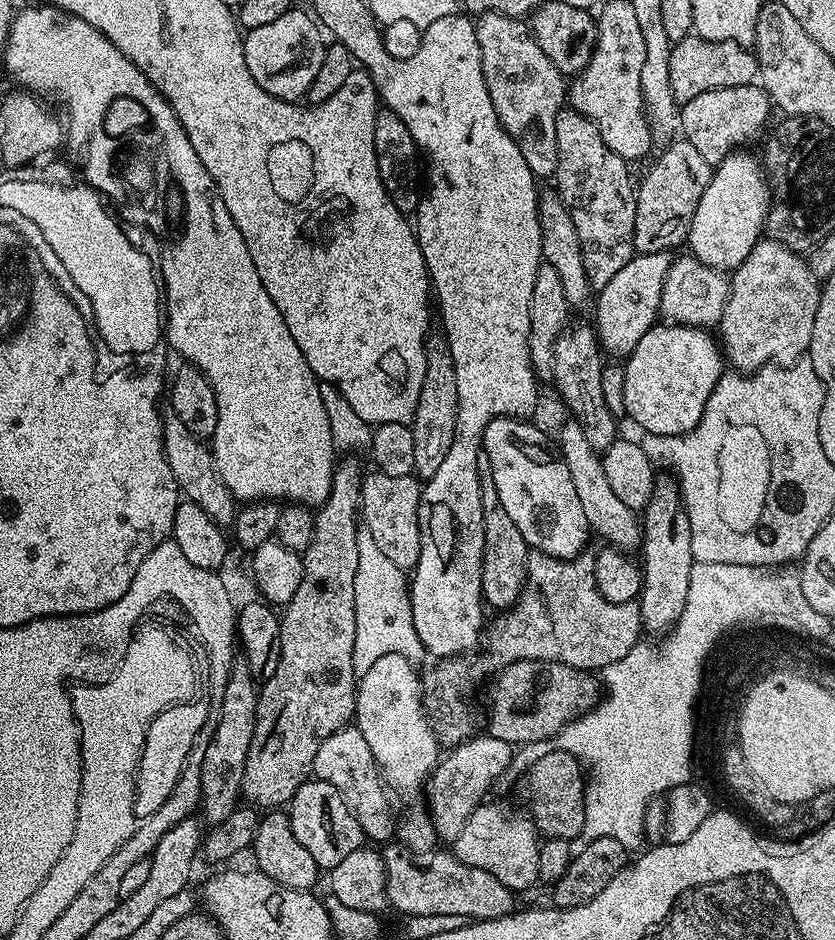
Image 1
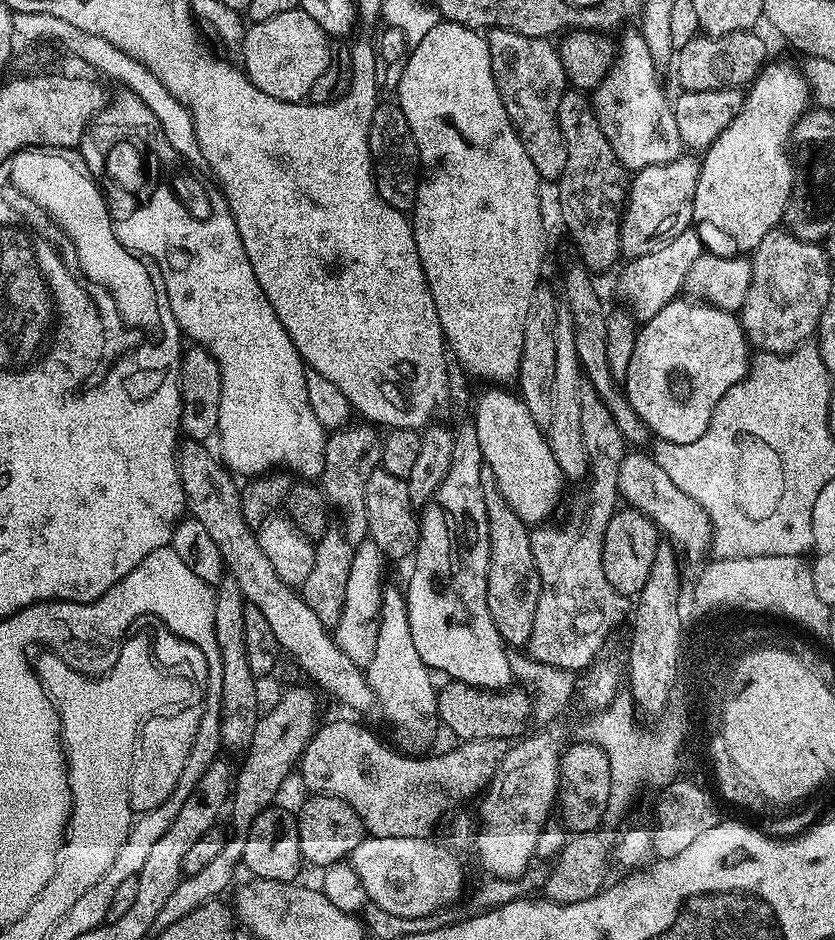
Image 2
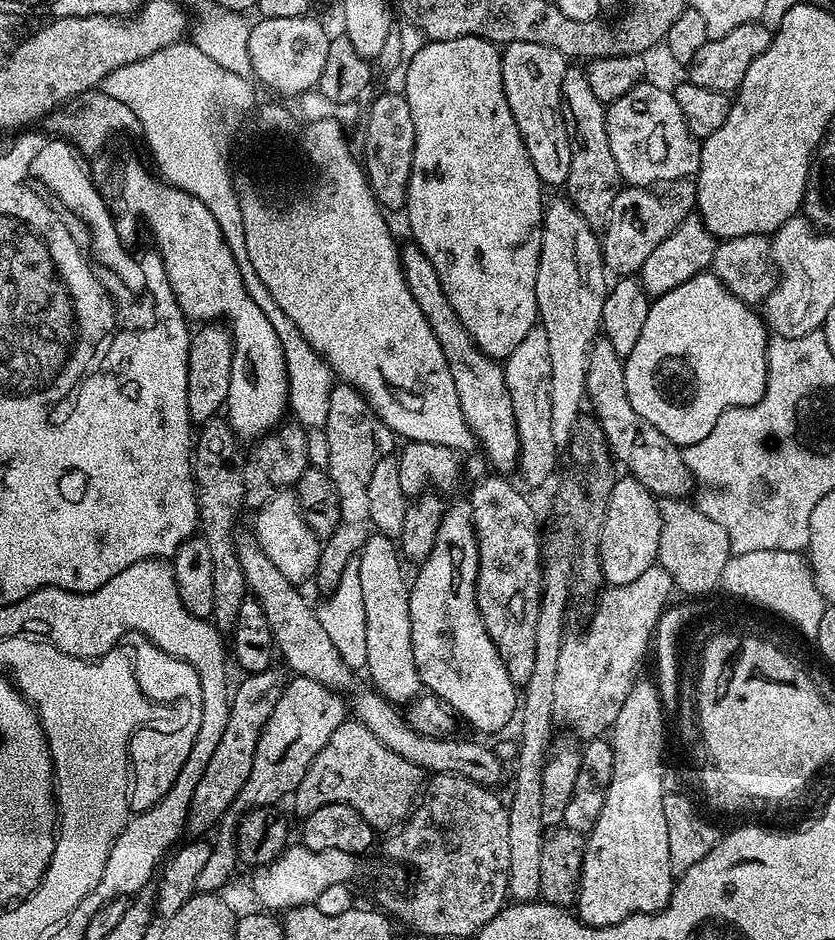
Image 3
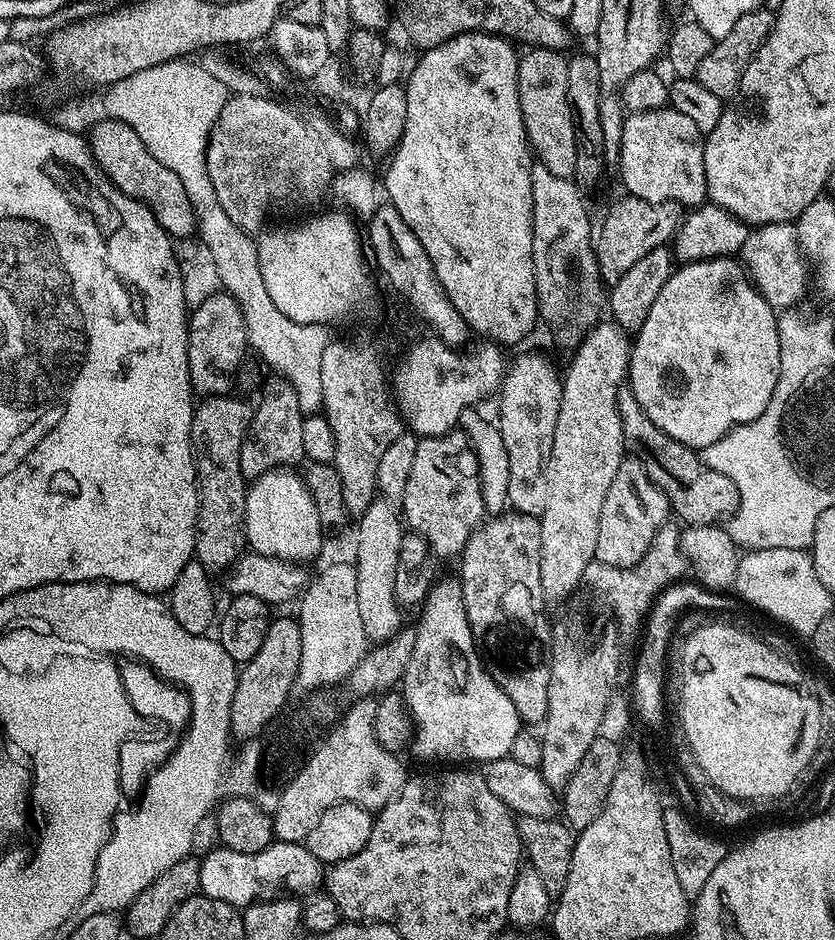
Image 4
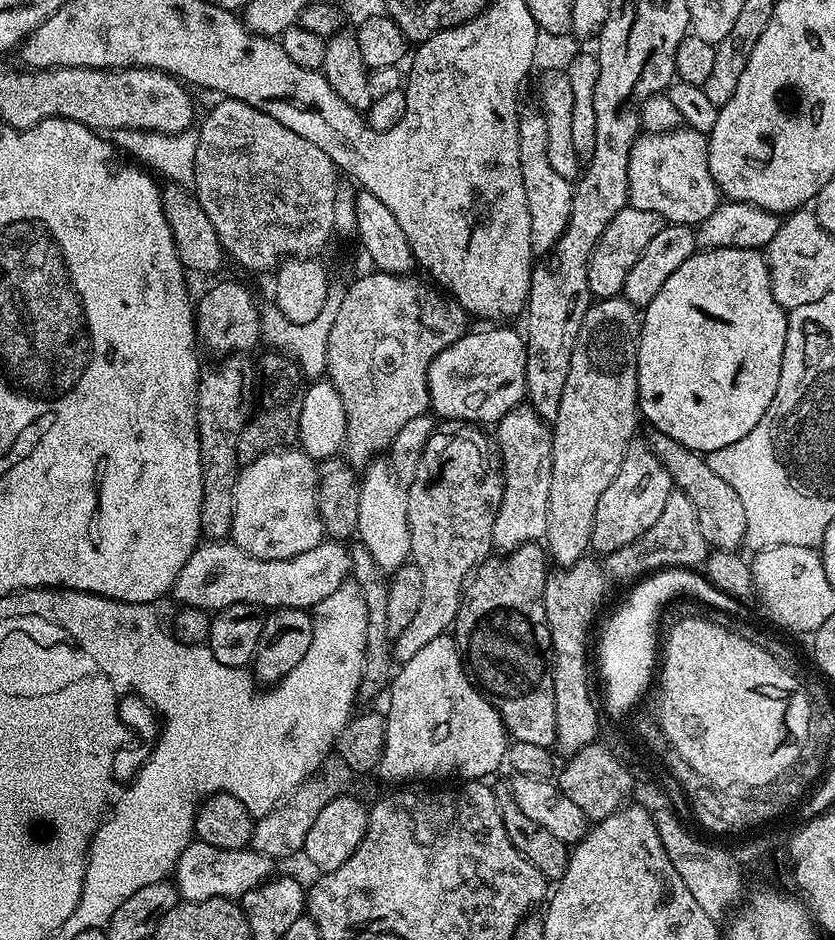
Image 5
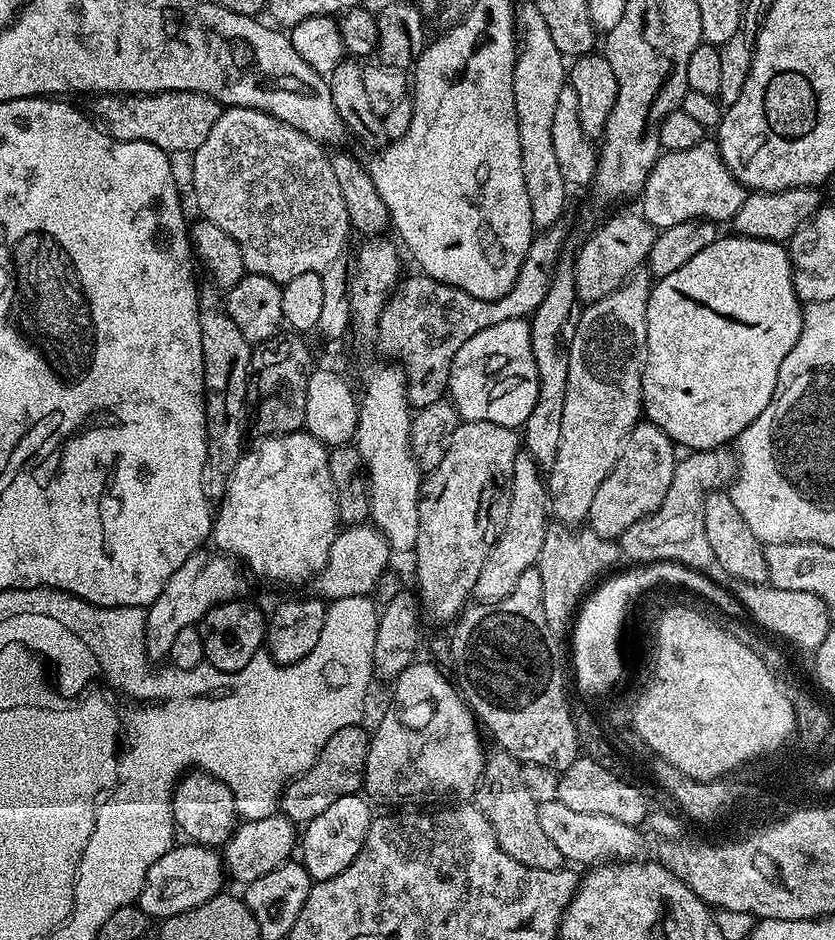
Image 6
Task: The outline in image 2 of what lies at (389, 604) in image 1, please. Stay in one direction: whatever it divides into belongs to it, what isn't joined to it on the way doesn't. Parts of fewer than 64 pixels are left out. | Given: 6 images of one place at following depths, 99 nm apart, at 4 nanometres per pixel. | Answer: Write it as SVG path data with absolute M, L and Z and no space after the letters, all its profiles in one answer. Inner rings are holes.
M372 539L363 540L354 554L354 563L350 566L350 579L346 584L346 602L342 608L342 618L336 624L334 635L336 644L358 667L367 669L374 658L376 630L380 619L380 575L384 572L385 557L380 555L378 546Z

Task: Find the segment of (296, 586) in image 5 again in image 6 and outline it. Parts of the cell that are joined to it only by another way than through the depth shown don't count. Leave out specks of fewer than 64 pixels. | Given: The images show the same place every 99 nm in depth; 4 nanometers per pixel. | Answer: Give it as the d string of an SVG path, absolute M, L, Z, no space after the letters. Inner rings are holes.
M365 522L337 531L326 564L314 577L315 595L331 602L338 598L354 598L375 593L378 578L382 578L382 574L389 571L388 556L390 557L390 549L386 538L371 523ZM201 550L186 558L186 562L182 562L182 566L170 574L170 582L162 586L162 594L158 594L158 598L154 598L154 602L148 605L144 622L144 645L149 661L167 661L170 645L180 631L199 625L214 606L245 595L245 573L241 565L219 550L208 551Z

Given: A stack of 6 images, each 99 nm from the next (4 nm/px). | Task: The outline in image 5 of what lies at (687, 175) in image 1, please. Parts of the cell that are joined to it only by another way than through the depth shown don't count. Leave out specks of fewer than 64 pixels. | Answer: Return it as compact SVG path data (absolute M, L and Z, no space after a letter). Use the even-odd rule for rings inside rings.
M626 207L618 210L614 218L610 218L610 226L602 230L602 238L594 246L590 258L590 290L596 300L609 300L611 296L621 295L626 286L626 274L634 267L634 262L642 258L646 246L658 235L658 230L665 226L665 220L651 210L638 210Z

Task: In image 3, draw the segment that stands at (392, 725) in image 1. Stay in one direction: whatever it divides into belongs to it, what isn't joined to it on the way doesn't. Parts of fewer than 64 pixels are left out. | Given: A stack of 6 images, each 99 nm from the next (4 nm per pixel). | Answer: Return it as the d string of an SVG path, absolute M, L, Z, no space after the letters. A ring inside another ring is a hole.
M373 534L360 548L359 573L362 600L366 606L366 672L372 675L371 687L385 700L397 706L407 705L421 695L418 666L414 666L414 646L410 626L409 581L404 581L404 568L398 544L391 536Z

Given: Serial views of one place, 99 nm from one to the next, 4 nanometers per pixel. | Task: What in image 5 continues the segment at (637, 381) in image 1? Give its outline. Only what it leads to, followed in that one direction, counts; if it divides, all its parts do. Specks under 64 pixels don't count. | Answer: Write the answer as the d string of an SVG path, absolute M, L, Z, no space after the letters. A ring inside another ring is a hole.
M706 248L696 251L670 278L666 278L662 290L654 294L654 302L646 305L642 312L640 325L640 349L638 350L638 412L653 425L655 431L674 438L684 448L701 453L703 450L730 446L745 432L749 432L766 414L770 402L774 402L774 394L778 390L778 374L782 370L782 354L786 350L786 326L788 312L779 304L772 293L770 270L765 253L760 250L742 250L741 248Z

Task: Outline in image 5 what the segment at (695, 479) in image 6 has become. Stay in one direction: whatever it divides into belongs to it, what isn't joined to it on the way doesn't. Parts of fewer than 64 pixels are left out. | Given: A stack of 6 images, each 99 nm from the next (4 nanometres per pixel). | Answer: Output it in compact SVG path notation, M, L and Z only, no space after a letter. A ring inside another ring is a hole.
M674 490L670 498L666 498L666 507L658 522L642 534L630 546L622 546L622 550L614 550L603 557L604 571L613 581L630 580L636 582L649 573L659 572L666 568L699 569L707 561L710 545L702 538L702 530L698 526L698 514L694 514L694 506L686 494Z

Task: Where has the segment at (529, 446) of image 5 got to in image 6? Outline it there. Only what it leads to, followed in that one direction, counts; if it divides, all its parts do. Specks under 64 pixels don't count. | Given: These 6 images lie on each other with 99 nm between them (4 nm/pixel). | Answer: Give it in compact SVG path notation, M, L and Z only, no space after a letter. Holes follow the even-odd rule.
M521 451L514 458L514 474L512 475L512 497L506 514L506 522L496 537L492 553L482 566L482 574L478 574L478 582L474 593L477 601L495 604L497 600L506 598L514 586L518 586L518 578L526 574L528 568L535 565L538 554L542 550L542 538L550 523L550 505L545 477L541 465L537 464L528 451Z

